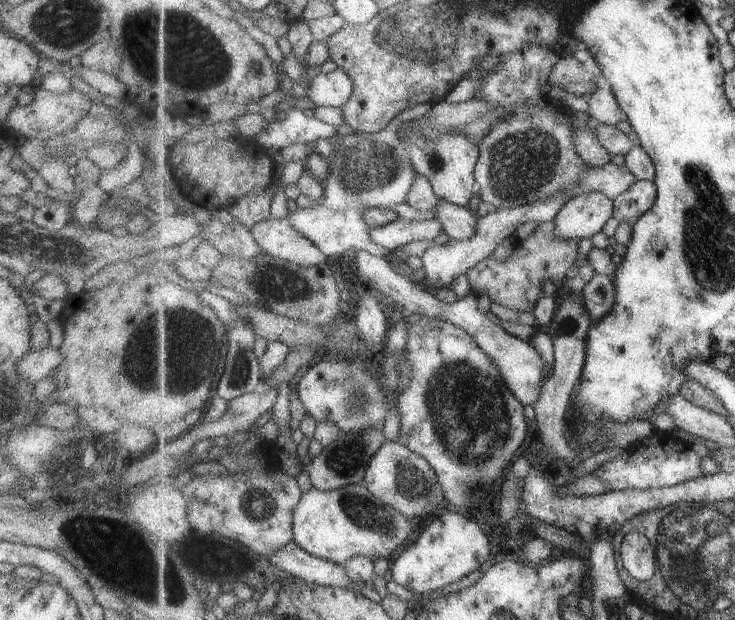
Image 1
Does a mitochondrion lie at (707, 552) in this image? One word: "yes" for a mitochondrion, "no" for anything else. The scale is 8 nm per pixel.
yes

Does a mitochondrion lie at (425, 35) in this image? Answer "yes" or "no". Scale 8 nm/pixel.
yes

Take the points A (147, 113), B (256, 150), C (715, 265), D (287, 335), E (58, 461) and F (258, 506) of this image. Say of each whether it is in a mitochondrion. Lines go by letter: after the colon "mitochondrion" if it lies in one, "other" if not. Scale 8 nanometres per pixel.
A: other
B: other
C: mitochondrion
D: other
E: mitochondrion
F: mitochondrion

